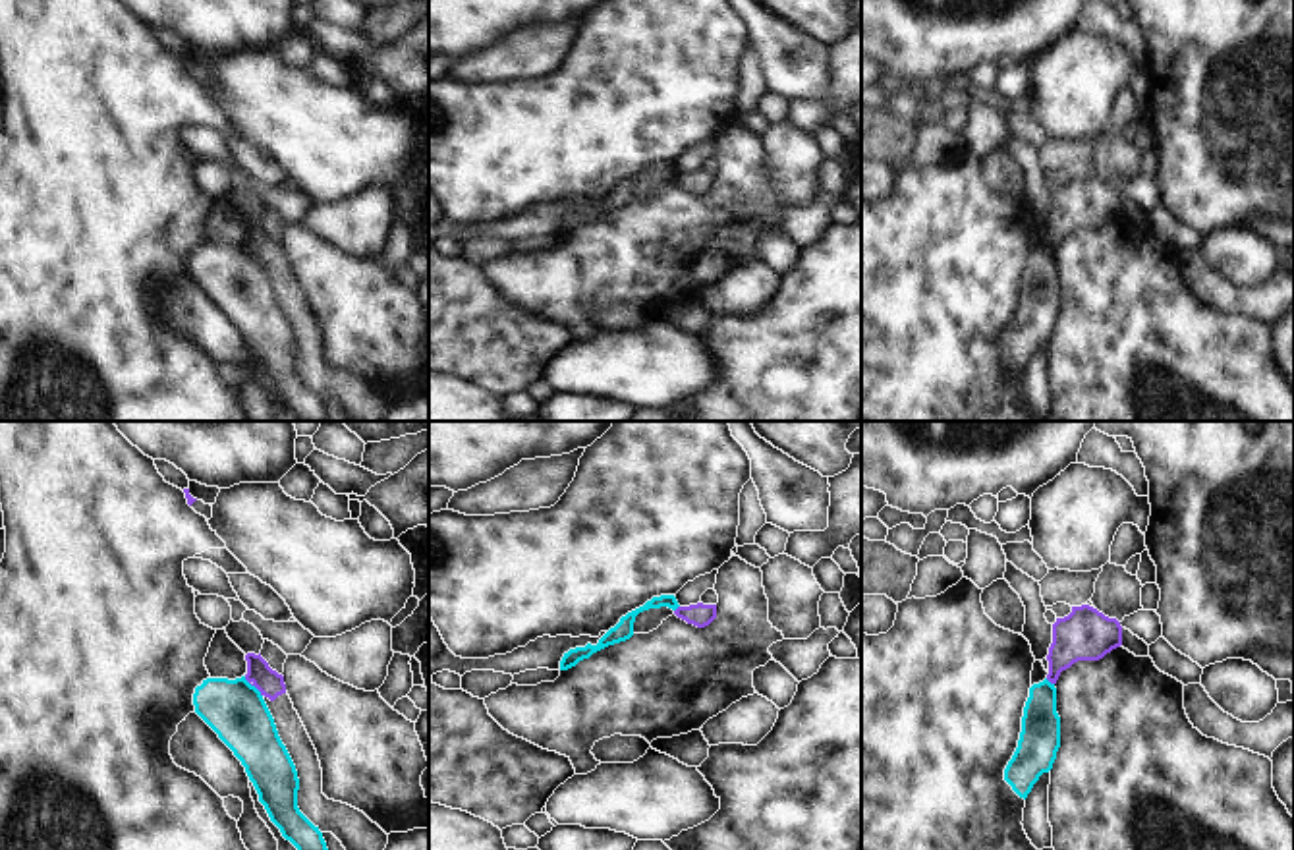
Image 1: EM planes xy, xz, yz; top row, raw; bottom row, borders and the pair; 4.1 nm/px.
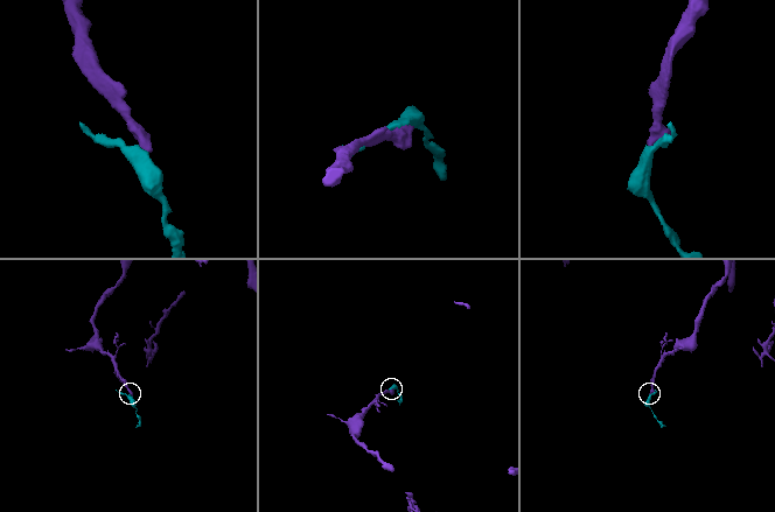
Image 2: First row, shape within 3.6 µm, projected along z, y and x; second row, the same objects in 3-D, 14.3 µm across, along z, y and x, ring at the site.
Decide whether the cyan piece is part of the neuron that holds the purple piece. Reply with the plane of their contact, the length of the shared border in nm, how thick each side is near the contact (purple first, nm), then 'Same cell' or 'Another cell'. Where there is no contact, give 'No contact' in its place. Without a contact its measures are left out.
Touches purple in xy. Shared border 120 nm. Thickness 110 nm (purple) against 240 nm. Another cell.

